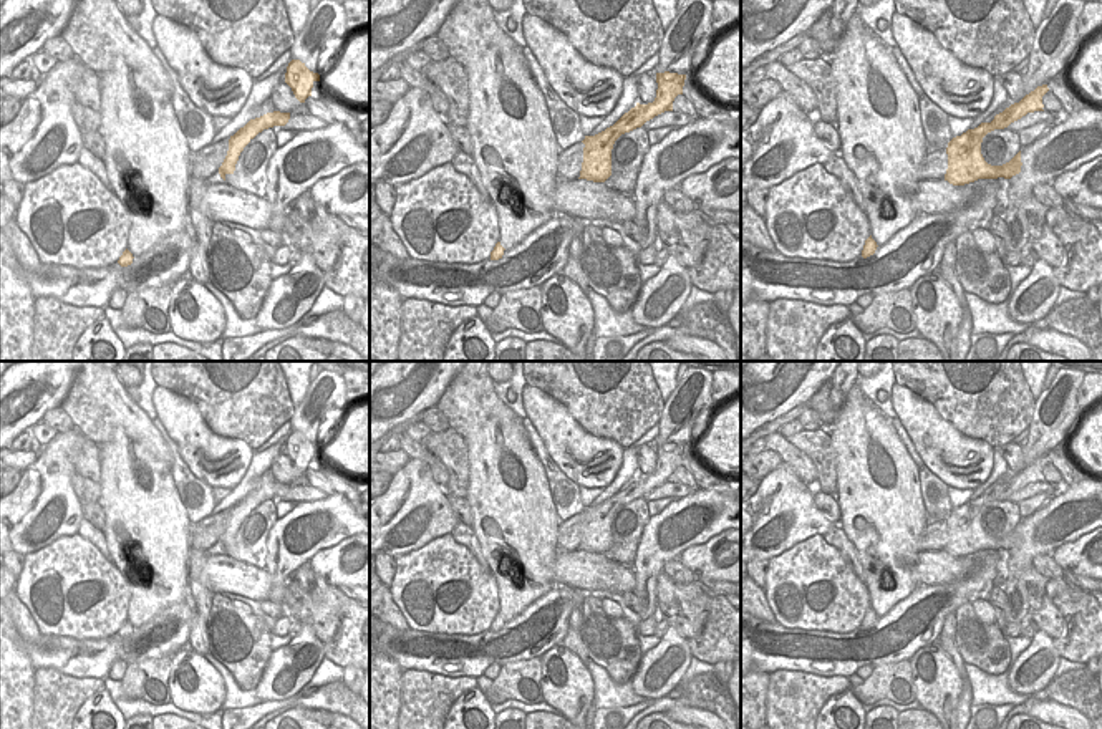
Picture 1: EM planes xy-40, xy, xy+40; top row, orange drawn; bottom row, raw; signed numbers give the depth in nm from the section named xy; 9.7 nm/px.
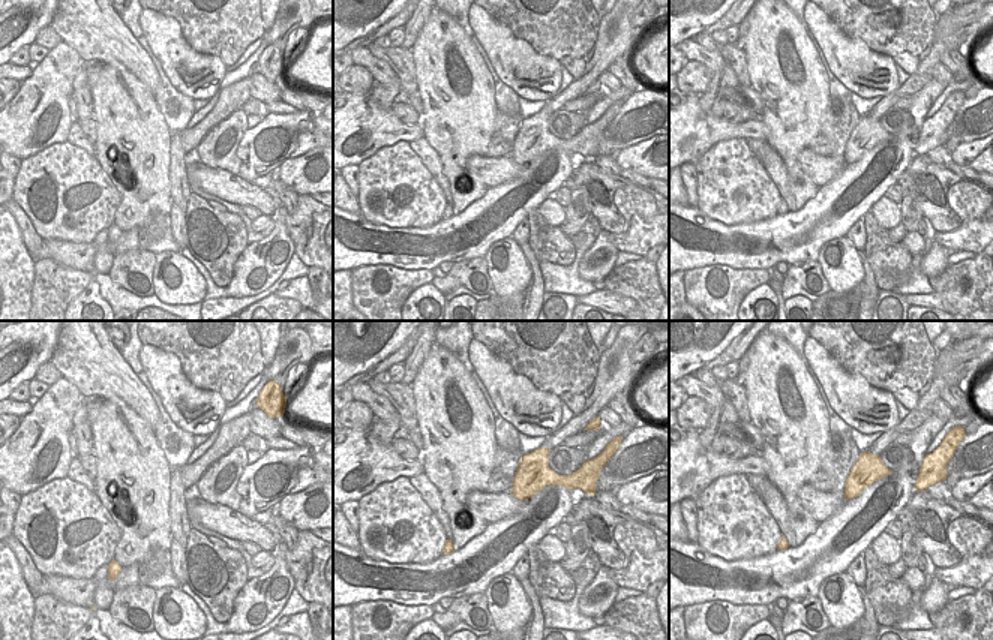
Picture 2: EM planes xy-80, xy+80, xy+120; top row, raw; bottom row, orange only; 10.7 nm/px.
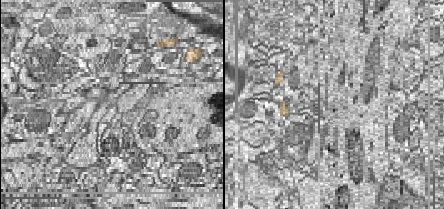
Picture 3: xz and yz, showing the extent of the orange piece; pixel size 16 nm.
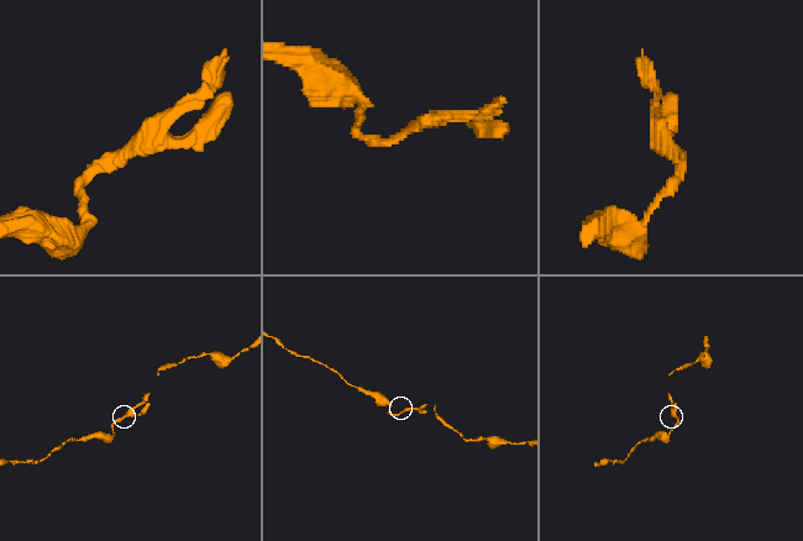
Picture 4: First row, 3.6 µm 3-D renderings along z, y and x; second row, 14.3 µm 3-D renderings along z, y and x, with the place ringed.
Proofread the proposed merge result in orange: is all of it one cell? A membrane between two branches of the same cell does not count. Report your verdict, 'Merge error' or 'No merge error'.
No merge error.

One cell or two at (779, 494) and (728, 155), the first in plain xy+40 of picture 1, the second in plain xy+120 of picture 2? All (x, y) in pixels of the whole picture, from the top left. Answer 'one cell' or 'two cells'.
two cells

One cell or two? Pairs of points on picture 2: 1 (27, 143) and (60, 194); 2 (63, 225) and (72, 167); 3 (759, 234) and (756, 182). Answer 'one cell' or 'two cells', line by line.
1: two cells
2: one cell
3: two cells

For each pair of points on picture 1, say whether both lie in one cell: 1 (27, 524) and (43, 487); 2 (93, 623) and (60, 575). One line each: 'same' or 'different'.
1: same
2: same

